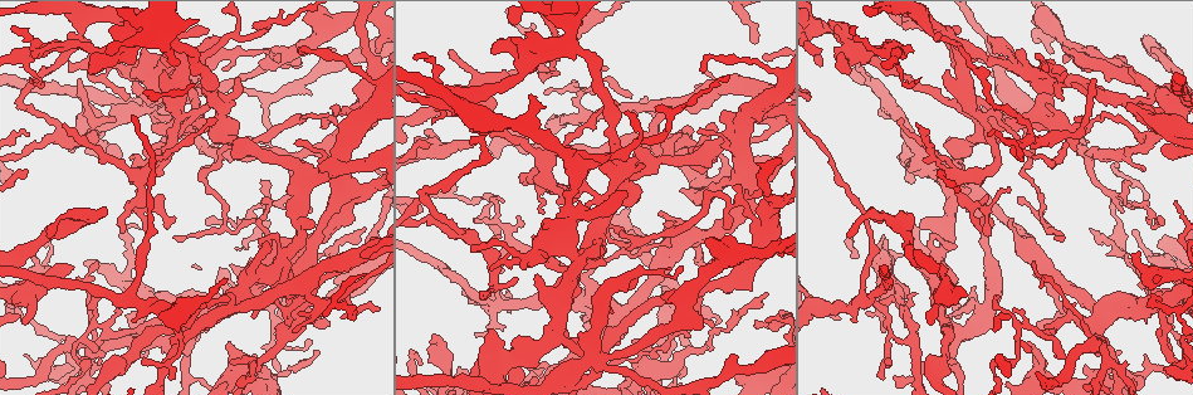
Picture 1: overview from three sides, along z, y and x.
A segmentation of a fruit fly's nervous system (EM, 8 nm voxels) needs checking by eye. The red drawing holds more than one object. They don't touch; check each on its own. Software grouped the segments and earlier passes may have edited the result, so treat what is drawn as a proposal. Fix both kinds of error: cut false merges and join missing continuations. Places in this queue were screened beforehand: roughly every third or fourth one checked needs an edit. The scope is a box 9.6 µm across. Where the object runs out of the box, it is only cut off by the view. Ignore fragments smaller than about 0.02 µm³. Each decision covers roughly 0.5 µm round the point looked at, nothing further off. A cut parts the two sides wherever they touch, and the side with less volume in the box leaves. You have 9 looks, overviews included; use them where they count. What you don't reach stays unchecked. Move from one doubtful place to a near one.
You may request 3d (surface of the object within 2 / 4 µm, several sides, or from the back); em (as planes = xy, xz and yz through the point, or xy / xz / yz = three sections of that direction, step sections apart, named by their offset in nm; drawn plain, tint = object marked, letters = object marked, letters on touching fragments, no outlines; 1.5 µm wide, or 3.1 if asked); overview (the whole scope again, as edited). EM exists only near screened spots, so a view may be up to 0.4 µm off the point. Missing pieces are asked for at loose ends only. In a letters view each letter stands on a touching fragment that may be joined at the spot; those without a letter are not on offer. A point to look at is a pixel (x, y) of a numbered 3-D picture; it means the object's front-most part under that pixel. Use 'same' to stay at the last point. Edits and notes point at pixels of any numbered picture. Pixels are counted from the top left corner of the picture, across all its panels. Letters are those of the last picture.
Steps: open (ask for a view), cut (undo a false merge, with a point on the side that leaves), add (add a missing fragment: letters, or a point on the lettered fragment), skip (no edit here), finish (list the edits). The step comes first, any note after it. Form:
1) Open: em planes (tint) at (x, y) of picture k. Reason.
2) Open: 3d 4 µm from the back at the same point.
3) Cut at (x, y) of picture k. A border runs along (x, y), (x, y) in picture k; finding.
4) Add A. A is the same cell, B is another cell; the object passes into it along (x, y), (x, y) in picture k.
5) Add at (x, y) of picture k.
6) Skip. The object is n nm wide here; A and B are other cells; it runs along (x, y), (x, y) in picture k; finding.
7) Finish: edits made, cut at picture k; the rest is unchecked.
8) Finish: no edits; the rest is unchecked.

Open: 3d 4 µm at (448, 52) of picture 1. An open end.

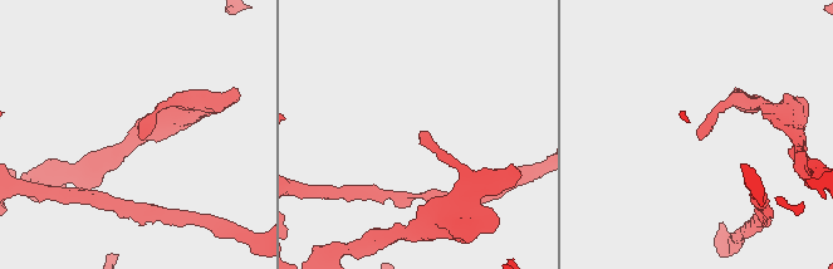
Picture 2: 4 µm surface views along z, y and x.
Open: em xy step 8 (letters) at (422, 131) of picture 2. Shape alone is not enough.

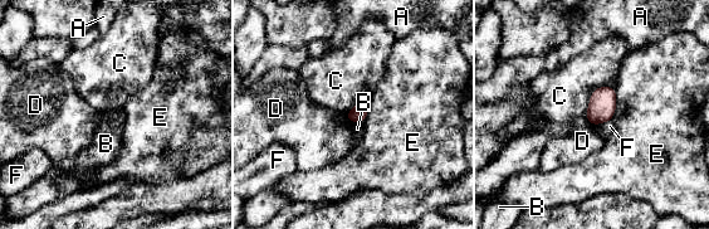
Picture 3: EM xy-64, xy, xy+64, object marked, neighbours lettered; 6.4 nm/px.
Open: em xz step 8 (letters) at the same point.

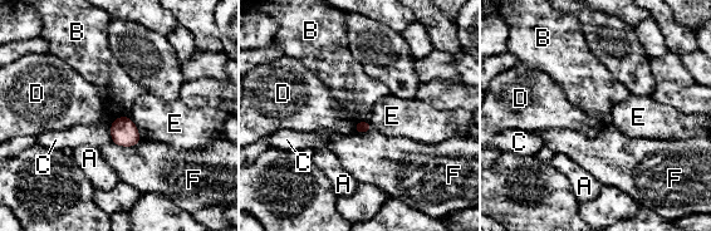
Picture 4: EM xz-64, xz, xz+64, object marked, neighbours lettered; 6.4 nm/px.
Skip. The longest contact is with F, 200 nm; A, B, C, D, E and F are other cells; a border runs along (118, 117), (112, 122), (111, 139) in picture 4; none of them fits.

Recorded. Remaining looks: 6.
Open: 3d 2 µm at (992, 226) of picture 1. Tapers out.

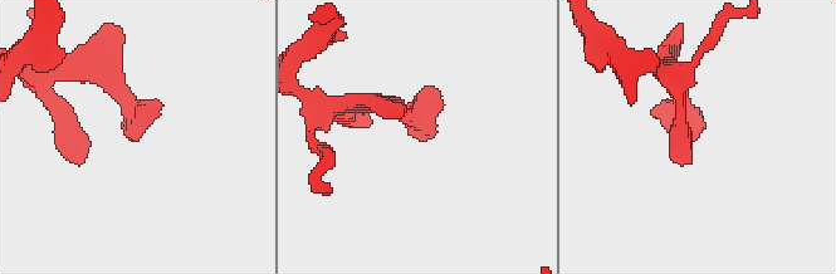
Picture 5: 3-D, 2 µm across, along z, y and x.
Open: em xy step 8 (letters) at (411, 134) of picture 5. Need the tissue.

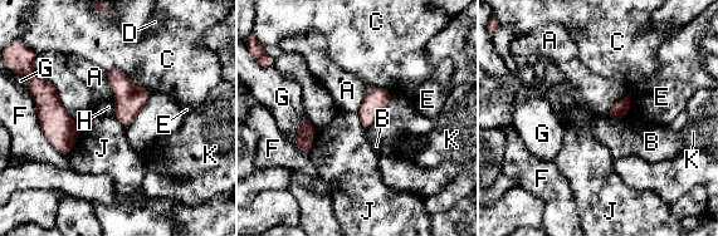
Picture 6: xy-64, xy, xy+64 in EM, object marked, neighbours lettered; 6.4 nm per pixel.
Open: em planes (letters) at the same point. Another direction.

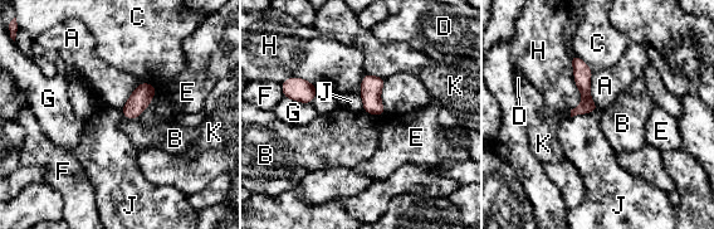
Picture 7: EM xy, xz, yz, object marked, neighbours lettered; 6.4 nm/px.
Skip. The longest contact is with H, 400 nm; A, B, C, D, E, F, G, H, J and K are other cells; it runs along (575, 59), (585, 103), (573, 112) in picture 7; no lettered fragment goes on from it.

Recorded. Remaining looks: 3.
Open: em planes (letters) at (351, 67) of picture 1. Calibre changes.

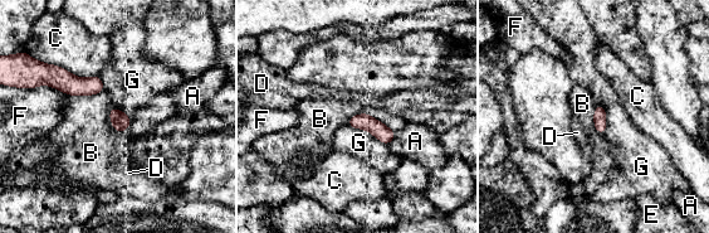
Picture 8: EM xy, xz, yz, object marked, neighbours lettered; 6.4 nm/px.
Skip. A, B, C, D, E, F and G are other cells; a border runs along (109, 107), (111, 125), (125, 131) in picture 8; continuous, no second cell.

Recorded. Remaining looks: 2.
Open: em planes (letters) at (216, 120) of picture 1. Free end.

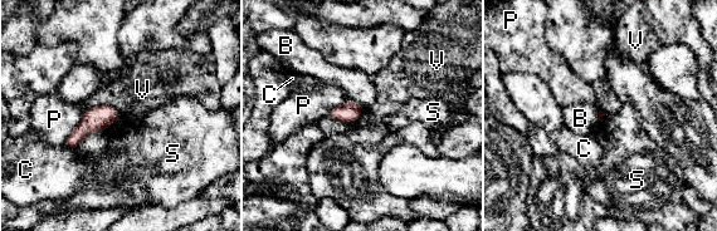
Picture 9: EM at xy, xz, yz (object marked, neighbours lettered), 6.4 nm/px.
Skip. The longest contact is with S, 360 nm; B, C, P, S and V are other cells; a border runs along (102, 103), (115, 107), (121, 113) in picture 9; no lettered fragment goes on from it.

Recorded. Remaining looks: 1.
Finish: no edits; the rest is unchecked.

